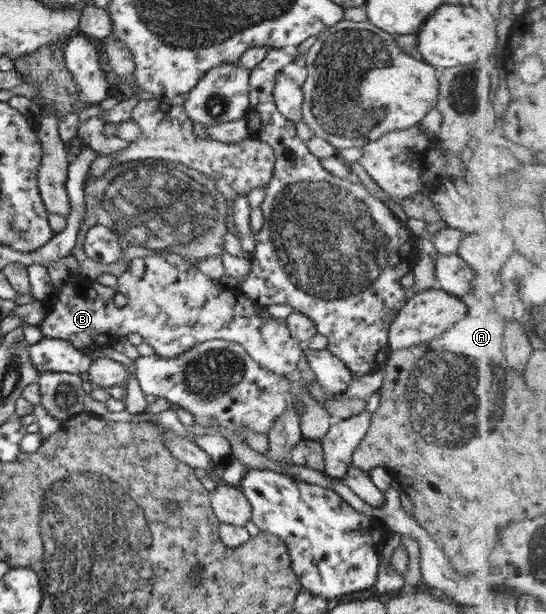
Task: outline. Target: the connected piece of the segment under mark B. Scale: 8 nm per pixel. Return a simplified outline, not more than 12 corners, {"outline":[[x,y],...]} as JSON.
{"outline":[[175,253],[131,259],[117,307],[65,284],[33,326],[77,348],[139,334],[157,357],[209,339],[296,373],[284,319]]}

